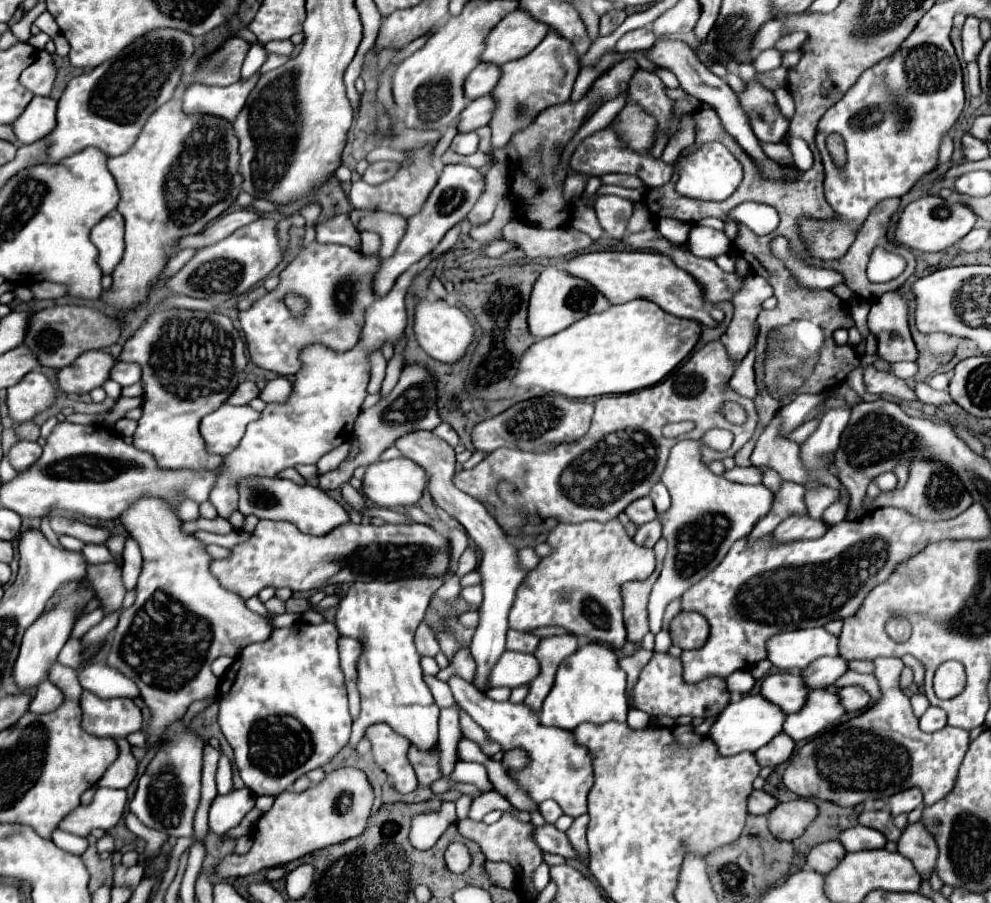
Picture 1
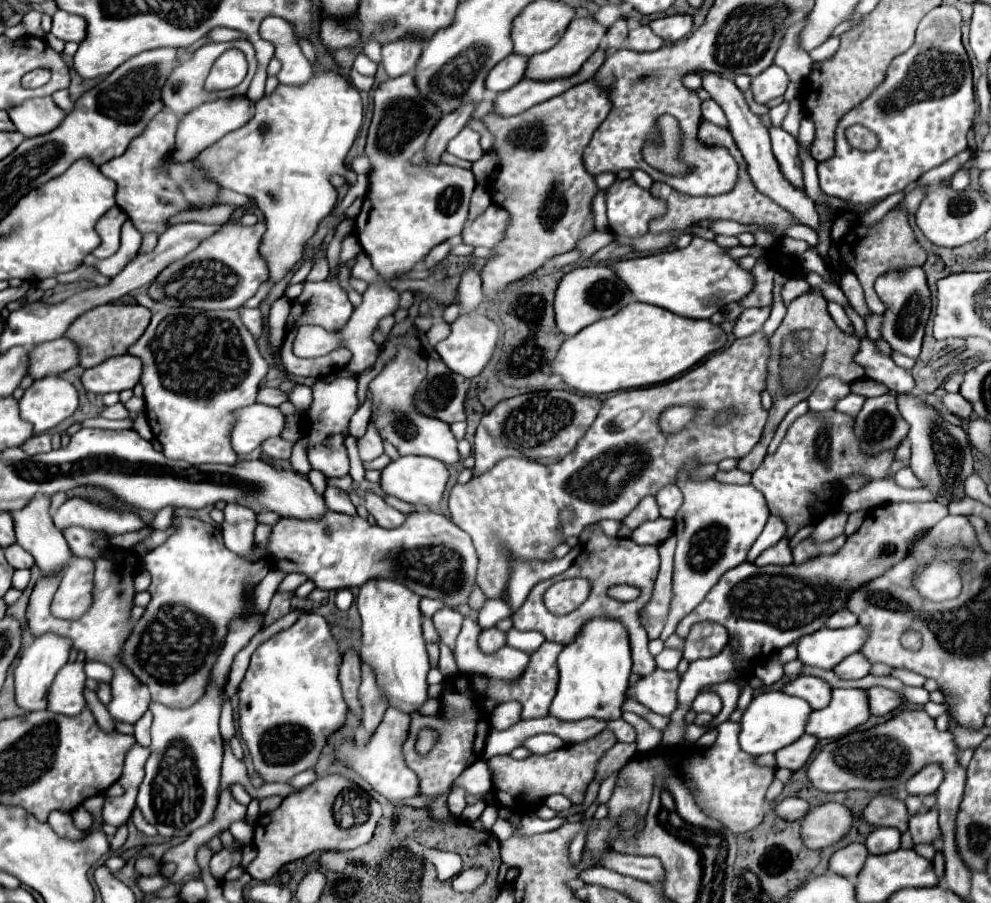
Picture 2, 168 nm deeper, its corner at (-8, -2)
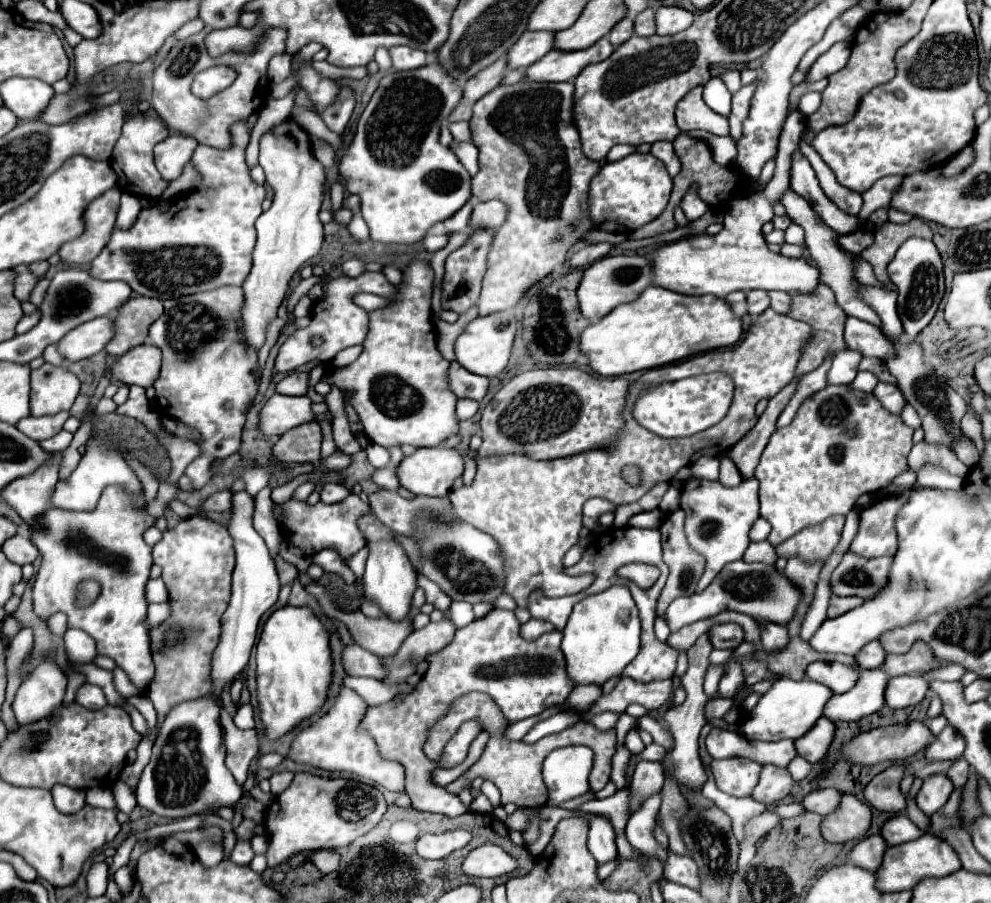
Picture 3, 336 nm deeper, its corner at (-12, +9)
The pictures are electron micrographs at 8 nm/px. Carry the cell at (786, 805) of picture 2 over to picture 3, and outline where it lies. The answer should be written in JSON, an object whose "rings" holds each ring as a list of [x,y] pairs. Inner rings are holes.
{"rings":[[[826,788],[826,790],[816,790],[816,792],[810,792],[802,804],[806,806],[808,812],[816,812],[820,816],[828,816],[830,812],[834,812],[842,800],[842,792],[840,790],[834,790],[834,788]]]}

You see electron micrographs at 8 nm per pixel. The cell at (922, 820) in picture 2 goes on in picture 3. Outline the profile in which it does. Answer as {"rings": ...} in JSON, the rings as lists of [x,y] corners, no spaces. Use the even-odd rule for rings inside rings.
{"rings":[[[932,774],[924,780],[920,792],[916,794],[916,802],[926,816],[932,816],[946,804],[952,790],[954,784],[946,774]]]}

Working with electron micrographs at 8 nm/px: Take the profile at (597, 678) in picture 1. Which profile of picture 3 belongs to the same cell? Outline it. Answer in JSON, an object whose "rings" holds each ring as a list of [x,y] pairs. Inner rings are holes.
{"rings":[[[610,586],[608,590],[582,598],[572,608],[562,634],[566,670],[576,684],[604,684],[608,678],[620,676],[640,648],[640,618],[630,590],[626,586]]]}

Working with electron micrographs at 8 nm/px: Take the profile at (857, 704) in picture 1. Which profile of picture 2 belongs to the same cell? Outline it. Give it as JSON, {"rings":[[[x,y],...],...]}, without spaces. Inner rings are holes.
{"rings":[[[870,687],[866,693],[868,693],[868,705],[872,715],[886,715],[902,703],[900,693],[890,691],[886,687]]]}

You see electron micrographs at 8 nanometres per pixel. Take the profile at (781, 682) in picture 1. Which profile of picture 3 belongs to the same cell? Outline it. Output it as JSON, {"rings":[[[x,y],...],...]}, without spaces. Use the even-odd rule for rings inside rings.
{"rings":[[[812,662],[806,668],[806,676],[820,684],[826,684],[834,690],[834,694],[844,694],[856,686],[860,678],[858,664],[842,664],[842,662]]]}

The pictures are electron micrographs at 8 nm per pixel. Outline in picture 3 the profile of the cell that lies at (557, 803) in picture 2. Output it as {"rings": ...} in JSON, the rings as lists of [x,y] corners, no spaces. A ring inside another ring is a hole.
{"rings":[[[564,746],[564,748],[556,748],[552,750],[546,760],[544,760],[544,768],[542,768],[542,776],[544,776],[544,784],[548,786],[548,806],[560,806],[562,802],[582,796],[590,790],[588,784],[588,774],[592,768],[592,752],[586,746]]]}

